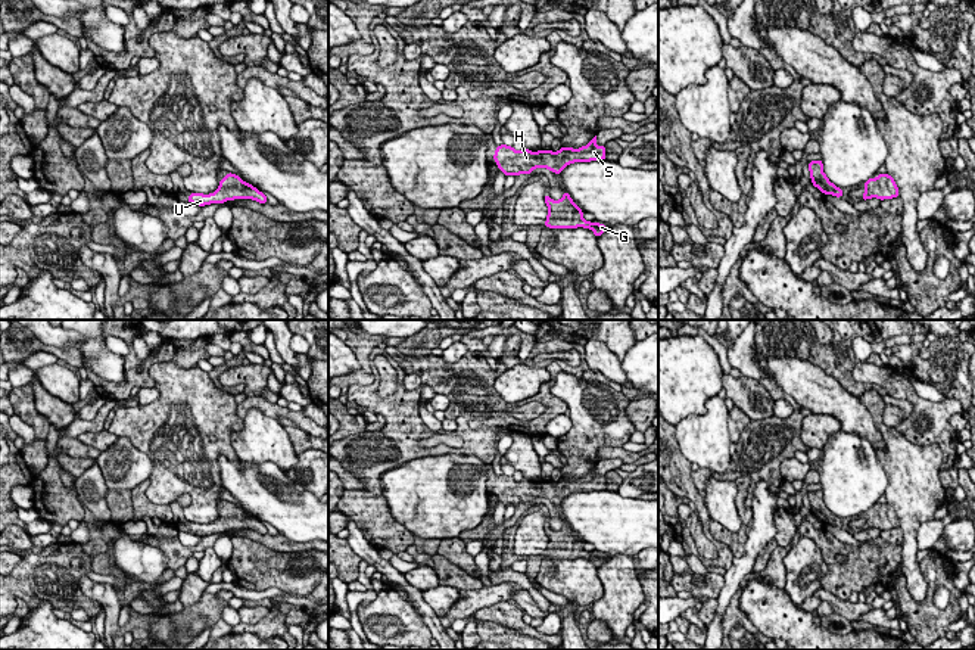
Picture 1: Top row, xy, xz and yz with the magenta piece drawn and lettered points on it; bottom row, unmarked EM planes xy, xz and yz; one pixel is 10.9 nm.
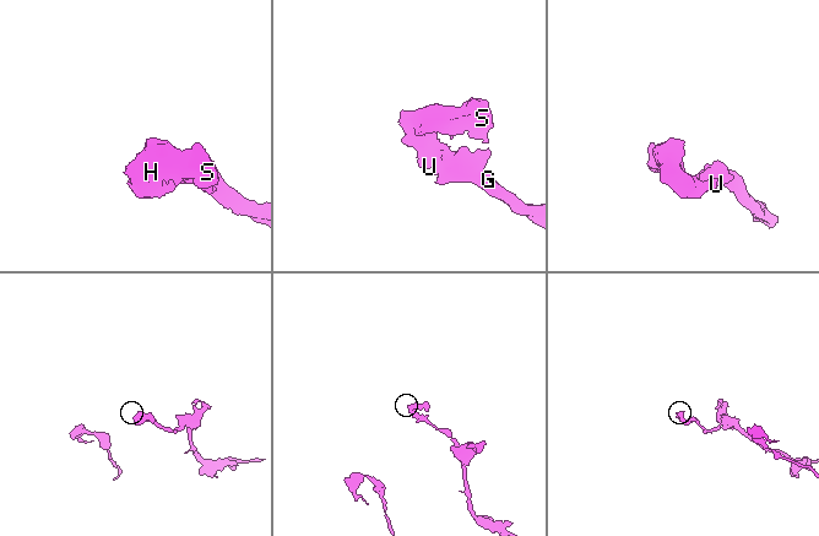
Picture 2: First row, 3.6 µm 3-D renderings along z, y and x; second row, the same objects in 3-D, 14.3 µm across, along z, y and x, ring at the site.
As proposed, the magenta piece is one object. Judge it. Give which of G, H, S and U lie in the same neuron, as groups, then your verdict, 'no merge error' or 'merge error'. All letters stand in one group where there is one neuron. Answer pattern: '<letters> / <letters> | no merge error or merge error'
G H S U | no merge error

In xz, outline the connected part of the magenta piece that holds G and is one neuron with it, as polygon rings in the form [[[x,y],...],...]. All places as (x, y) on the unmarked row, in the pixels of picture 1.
[[[564,522],[560,531],[554,531],[548,525],[543,525],[543,528],[549,539],[545,557],[549,559],[583,557],[592,560],[596,567],[605,563],[608,556],[599,554],[596,551],[591,553],[583,550],[583,541],[577,537],[577,534],[573,532],[573,529],[567,522]]]

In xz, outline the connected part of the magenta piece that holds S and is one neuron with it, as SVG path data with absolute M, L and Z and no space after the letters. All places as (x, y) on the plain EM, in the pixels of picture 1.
M595 466L586 476L579 479L563 476L558 482L552 482L551 479L532 482L524 478L517 482L513 476L501 475L496 476L493 489L505 507L517 507L521 503L532 504L535 498L546 498L554 504L561 504L570 494L604 491L607 486L605 476L598 476Z

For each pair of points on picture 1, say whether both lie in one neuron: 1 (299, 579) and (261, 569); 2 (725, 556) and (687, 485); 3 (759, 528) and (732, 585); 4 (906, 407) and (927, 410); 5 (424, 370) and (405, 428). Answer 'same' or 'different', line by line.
1: same
2: same
3: same
4: different
5: different

